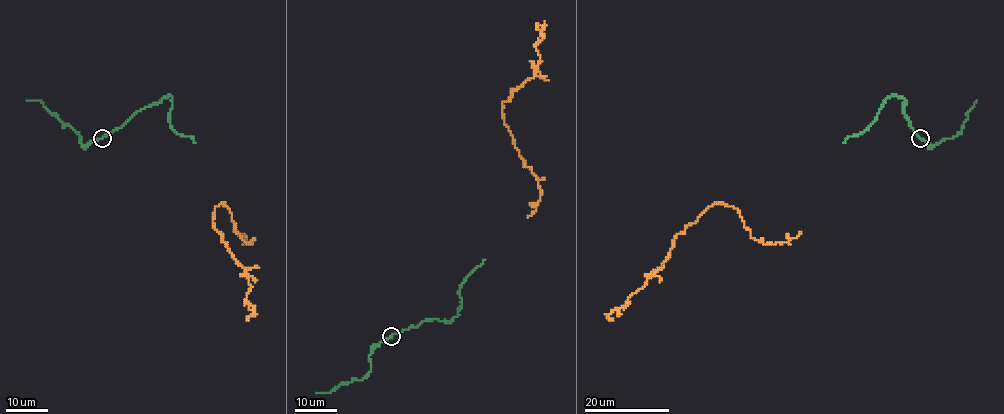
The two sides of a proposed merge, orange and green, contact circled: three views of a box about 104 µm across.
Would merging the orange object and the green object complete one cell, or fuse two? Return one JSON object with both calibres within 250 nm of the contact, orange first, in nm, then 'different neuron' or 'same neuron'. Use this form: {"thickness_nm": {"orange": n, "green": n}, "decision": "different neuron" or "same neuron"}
{"thickness_nm": {"orange": 70, "green": 150}, "decision": "same neuron"}

